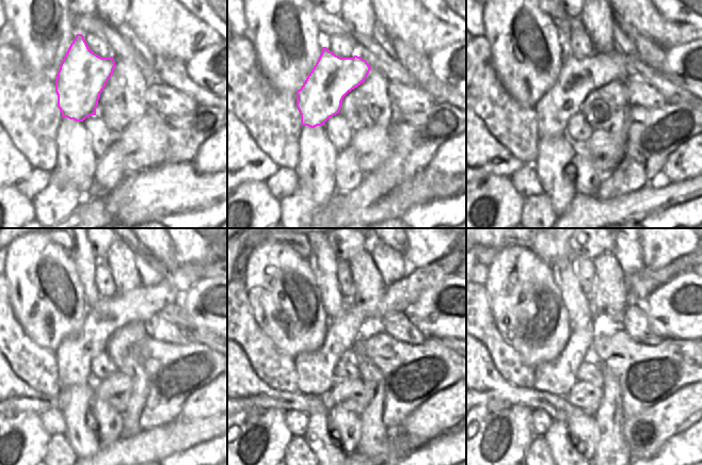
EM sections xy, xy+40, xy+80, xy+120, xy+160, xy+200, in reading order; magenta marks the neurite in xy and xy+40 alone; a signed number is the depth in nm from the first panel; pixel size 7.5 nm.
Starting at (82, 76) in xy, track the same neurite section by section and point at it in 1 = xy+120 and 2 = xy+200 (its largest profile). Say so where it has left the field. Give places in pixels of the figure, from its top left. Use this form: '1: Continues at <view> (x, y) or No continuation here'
1: Continues at xy+120 (74, 355)
2: Continues at xy+200 (558, 377)

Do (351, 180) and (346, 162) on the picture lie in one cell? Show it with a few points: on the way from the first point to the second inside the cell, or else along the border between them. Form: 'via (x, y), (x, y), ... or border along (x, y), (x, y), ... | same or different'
via (348, 176), (346, 166) | same

